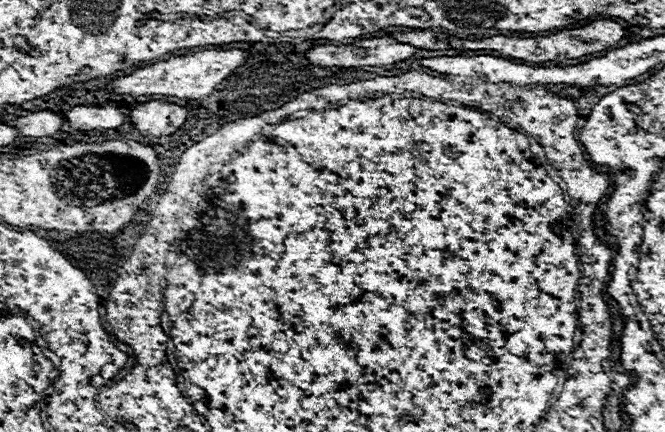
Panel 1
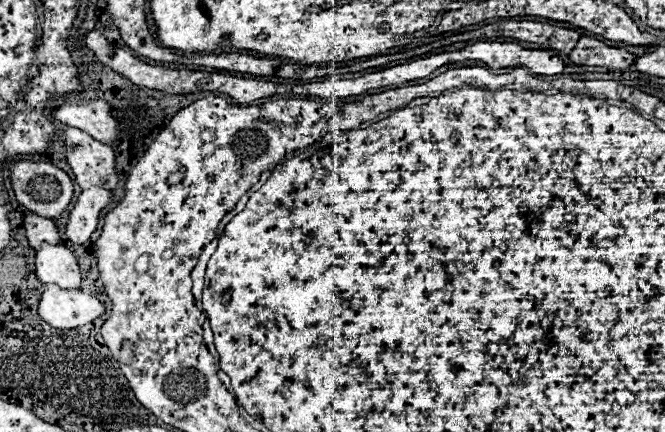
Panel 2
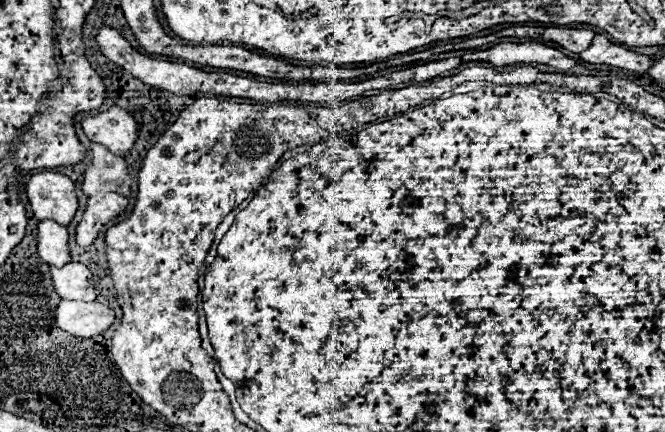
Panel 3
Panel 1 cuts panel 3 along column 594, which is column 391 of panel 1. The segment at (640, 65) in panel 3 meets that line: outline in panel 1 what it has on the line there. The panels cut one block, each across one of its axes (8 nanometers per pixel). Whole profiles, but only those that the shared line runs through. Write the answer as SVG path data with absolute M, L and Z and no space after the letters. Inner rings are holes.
M390 36L360 40L344 46L318 46L306 52L308 60L318 66L384 66L406 60L418 52L416 46L400 44Z

